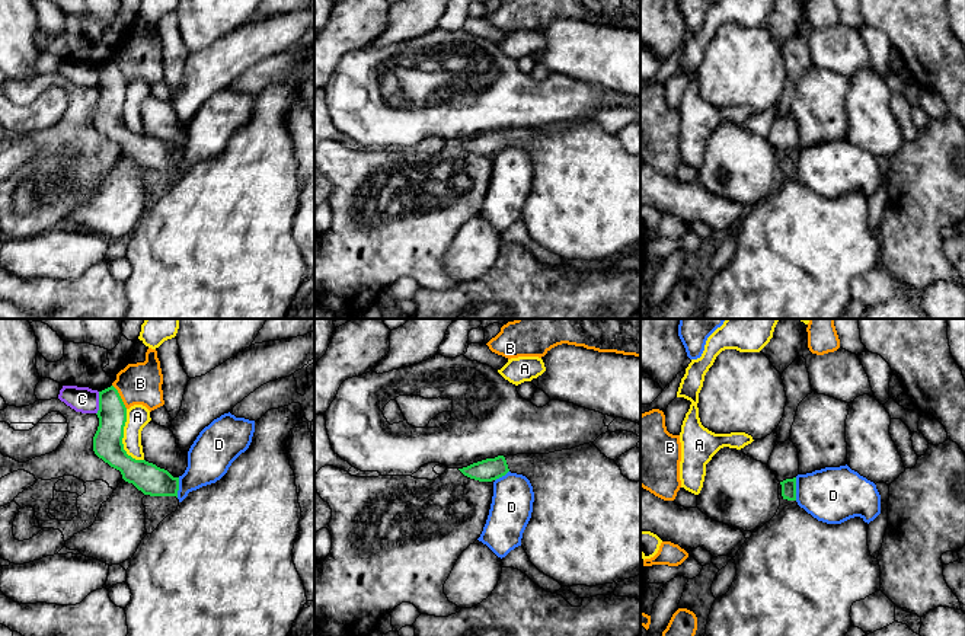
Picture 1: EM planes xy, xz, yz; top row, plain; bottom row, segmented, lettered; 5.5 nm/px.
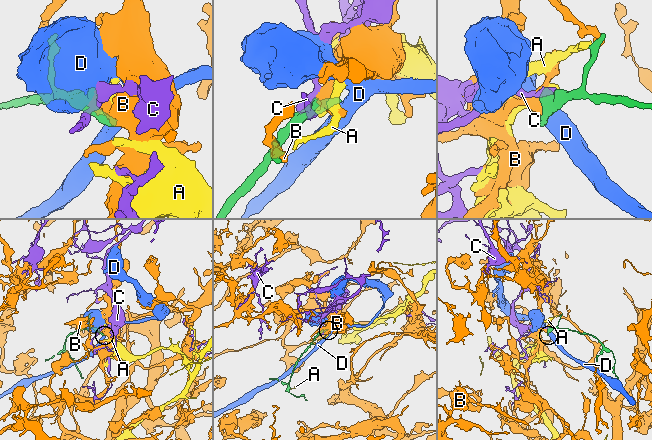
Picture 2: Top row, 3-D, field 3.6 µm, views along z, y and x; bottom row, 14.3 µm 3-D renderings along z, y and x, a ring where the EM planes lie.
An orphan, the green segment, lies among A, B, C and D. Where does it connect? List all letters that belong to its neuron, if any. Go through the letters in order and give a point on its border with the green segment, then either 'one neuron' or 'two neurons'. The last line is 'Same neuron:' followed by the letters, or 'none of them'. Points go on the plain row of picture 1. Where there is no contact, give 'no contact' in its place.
A: xy (121, 114) | two neurons
B: xy (120, 70) | two neurons
C: xy (99, 77) | two neurons
D: yz (795, 163) | two neurons
Same neuron: none of them

